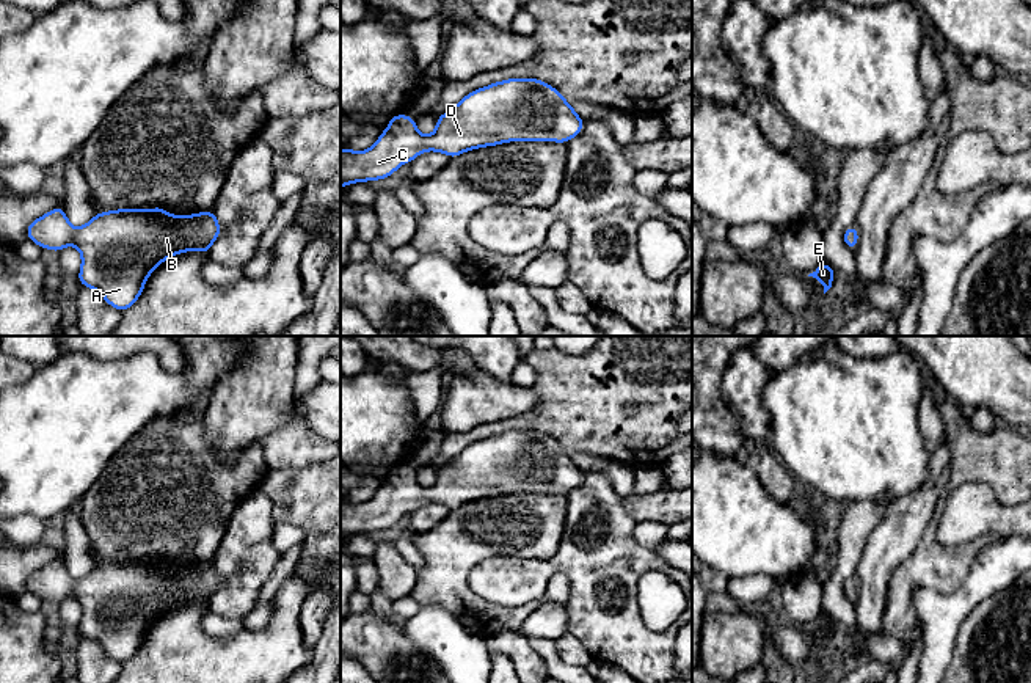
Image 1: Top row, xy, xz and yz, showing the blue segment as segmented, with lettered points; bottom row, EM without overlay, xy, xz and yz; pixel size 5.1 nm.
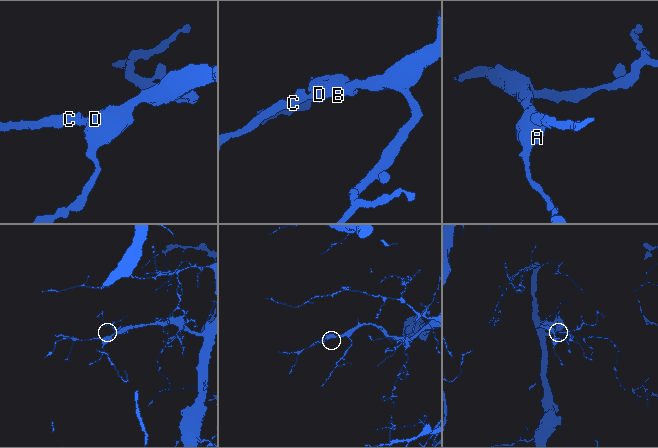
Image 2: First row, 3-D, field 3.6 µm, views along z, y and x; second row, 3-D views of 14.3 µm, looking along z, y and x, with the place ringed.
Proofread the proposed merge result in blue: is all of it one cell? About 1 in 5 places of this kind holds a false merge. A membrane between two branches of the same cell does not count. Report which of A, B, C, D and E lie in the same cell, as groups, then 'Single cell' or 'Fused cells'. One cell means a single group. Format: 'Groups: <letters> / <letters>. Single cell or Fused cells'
Groups: A B C D E. Single cell

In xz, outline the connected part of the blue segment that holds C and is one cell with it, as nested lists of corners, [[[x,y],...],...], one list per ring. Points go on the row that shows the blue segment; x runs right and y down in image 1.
[[[507,79],[471,91],[455,107],[436,118],[436,129],[424,137],[416,129],[416,118],[406,115],[391,116],[389,126],[380,133],[377,143],[362,151],[341,149],[341,188],[353,182],[383,181],[400,168],[402,163],[411,163],[424,151],[444,152],[450,159],[483,146],[497,146],[507,141],[557,141],[568,143],[584,129],[584,119],[574,113],[574,107],[551,85],[538,79]]]

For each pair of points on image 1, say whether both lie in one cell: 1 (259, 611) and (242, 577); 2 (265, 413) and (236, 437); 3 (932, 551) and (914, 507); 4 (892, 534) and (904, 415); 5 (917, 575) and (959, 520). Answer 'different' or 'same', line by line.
1: different
2: same
3: different
4: different
5: different

